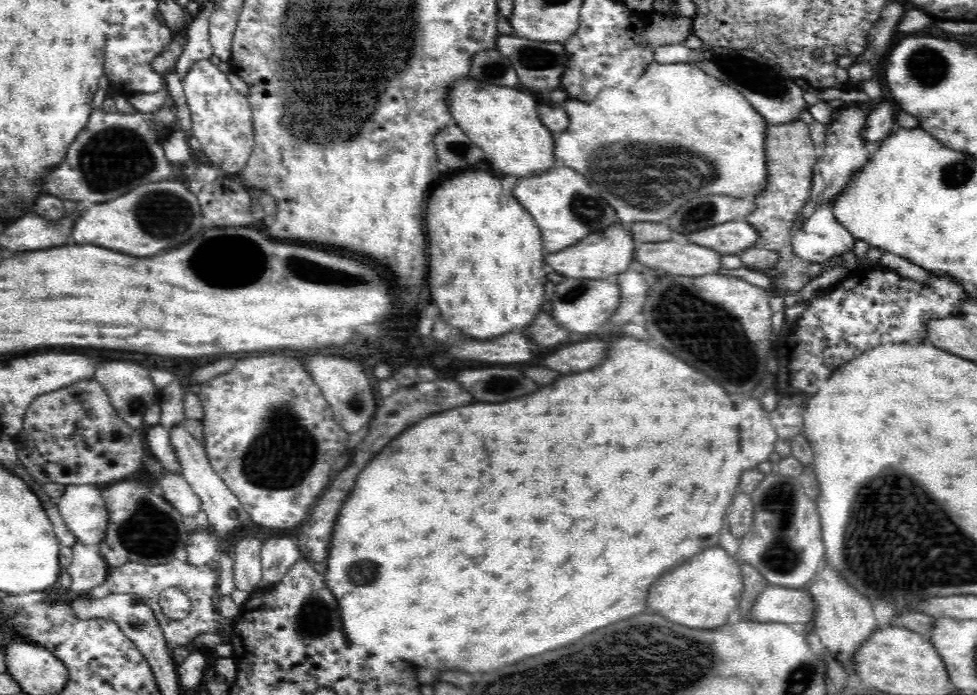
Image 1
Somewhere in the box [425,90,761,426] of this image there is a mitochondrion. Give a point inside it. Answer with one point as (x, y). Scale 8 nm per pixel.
(659, 176)

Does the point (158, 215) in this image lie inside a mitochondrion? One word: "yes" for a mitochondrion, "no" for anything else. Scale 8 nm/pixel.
yes

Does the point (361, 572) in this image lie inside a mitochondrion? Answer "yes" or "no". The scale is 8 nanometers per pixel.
yes

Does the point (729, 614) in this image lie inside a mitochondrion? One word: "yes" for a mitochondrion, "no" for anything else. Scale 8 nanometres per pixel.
no

